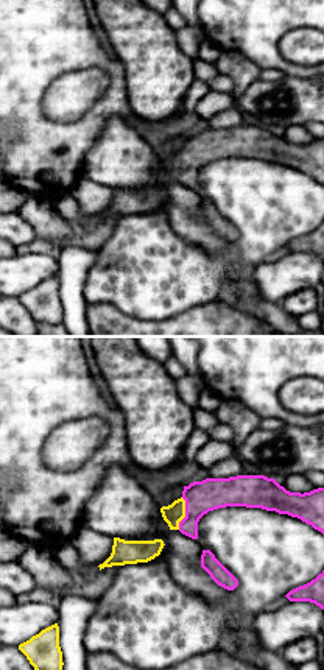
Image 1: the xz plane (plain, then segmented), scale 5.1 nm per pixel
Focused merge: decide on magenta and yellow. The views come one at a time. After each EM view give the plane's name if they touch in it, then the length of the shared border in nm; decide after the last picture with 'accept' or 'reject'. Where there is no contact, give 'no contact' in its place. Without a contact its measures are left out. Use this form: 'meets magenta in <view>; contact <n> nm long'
meets magenta in xz; contact 170 nm long

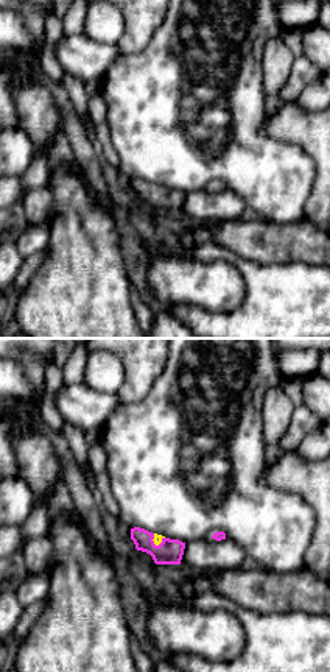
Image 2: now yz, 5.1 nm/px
meets magenta in yz; contact 80 nm long

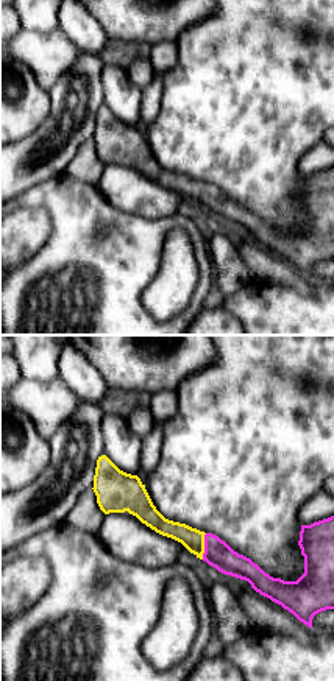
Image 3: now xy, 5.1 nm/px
meets magenta in xy; contact 140 nm long

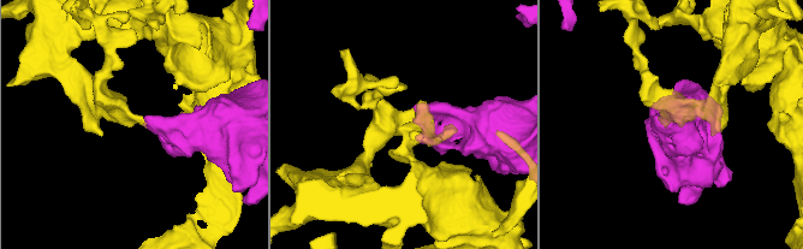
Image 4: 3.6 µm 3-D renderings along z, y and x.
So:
accept

